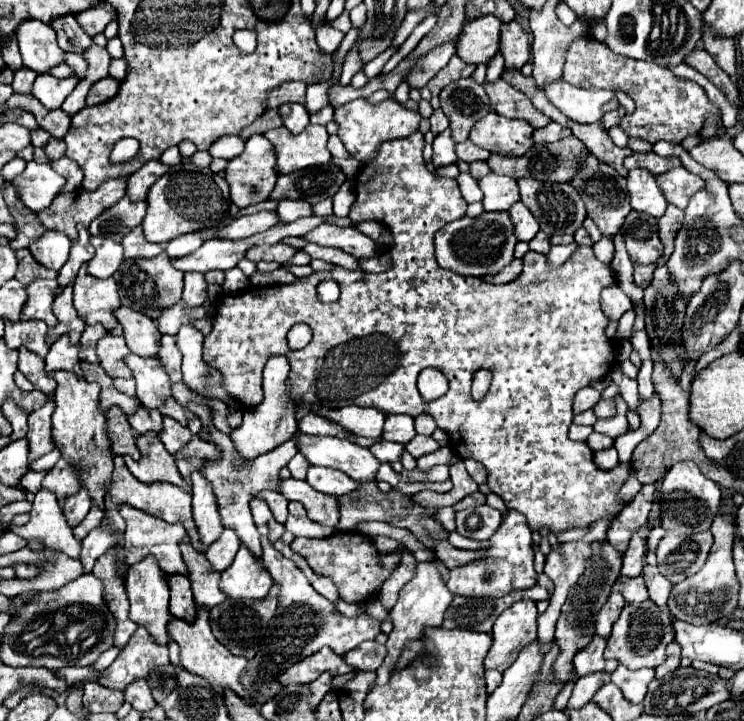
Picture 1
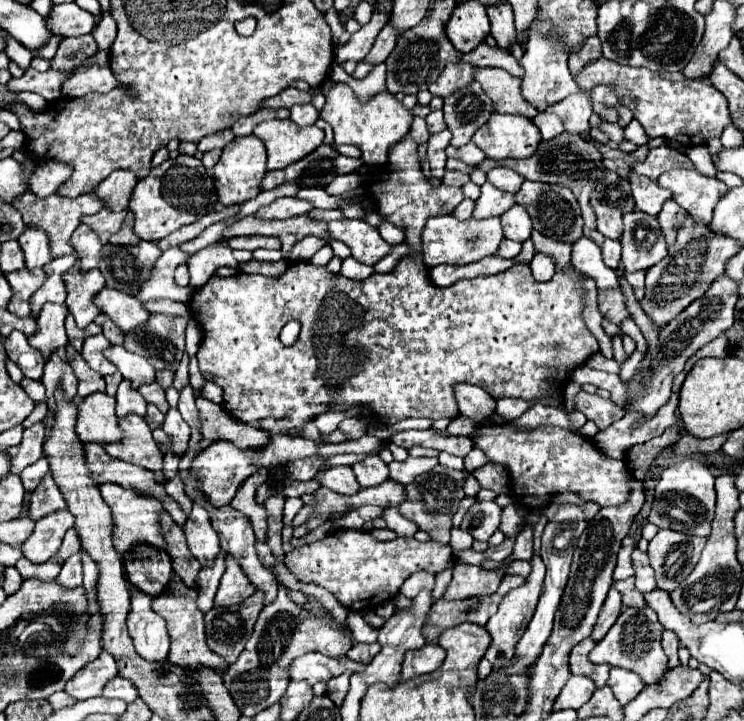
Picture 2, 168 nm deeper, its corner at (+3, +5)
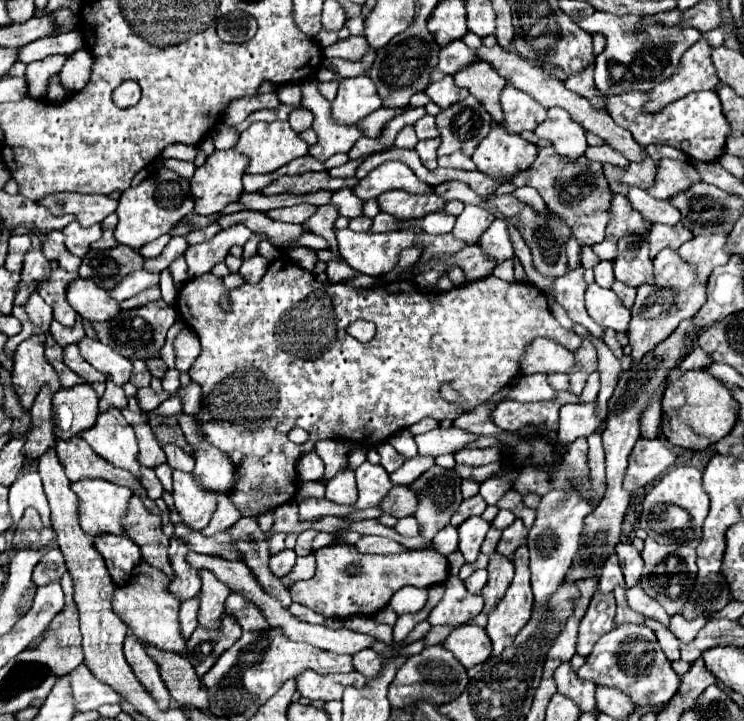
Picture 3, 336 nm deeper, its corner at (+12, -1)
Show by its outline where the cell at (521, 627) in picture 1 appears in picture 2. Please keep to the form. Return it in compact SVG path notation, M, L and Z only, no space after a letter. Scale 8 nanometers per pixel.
M535 554L535 556L531 558L531 574L527 576L525 584L519 586L519 588L513 588L511 592L507 592L505 598L501 600L501 604L499 604L497 614L493 614L493 616L489 618L489 622L485 624L487 632L489 632L491 638L493 638L491 646L487 648L485 658L487 658L495 668L499 668L499 666L511 662L511 658L515 656L515 646L517 646L517 642L519 642L523 630L527 628L529 620L533 618L533 612L535 612L535 606L537 606L537 600L539 600L539 594L541 594L543 578L545 578L545 564L543 564L541 556Z

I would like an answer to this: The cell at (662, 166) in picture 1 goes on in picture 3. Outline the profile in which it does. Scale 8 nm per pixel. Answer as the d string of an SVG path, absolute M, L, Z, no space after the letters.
M662 158L656 168L654 184L652 184L652 188L646 188L646 192L654 198L668 200L676 192L682 192L684 188L688 188L692 182L698 182L698 180L700 180L700 176L690 162Z

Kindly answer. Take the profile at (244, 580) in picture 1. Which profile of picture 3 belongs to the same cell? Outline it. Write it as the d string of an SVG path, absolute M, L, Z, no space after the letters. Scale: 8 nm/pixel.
M200 570L202 578L202 590L200 590L200 612L198 612L198 622L204 628L216 628L220 624L222 614L226 612L226 598L230 594L230 588L216 580L212 572Z

